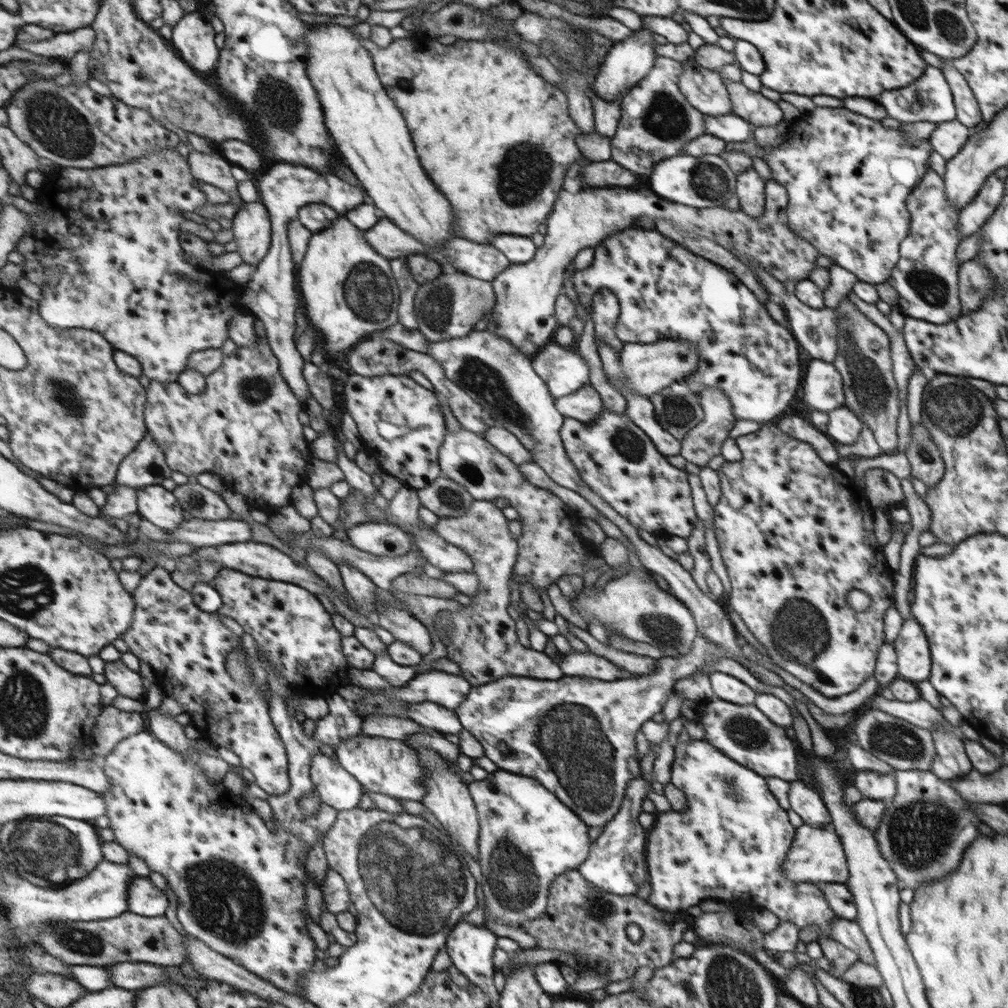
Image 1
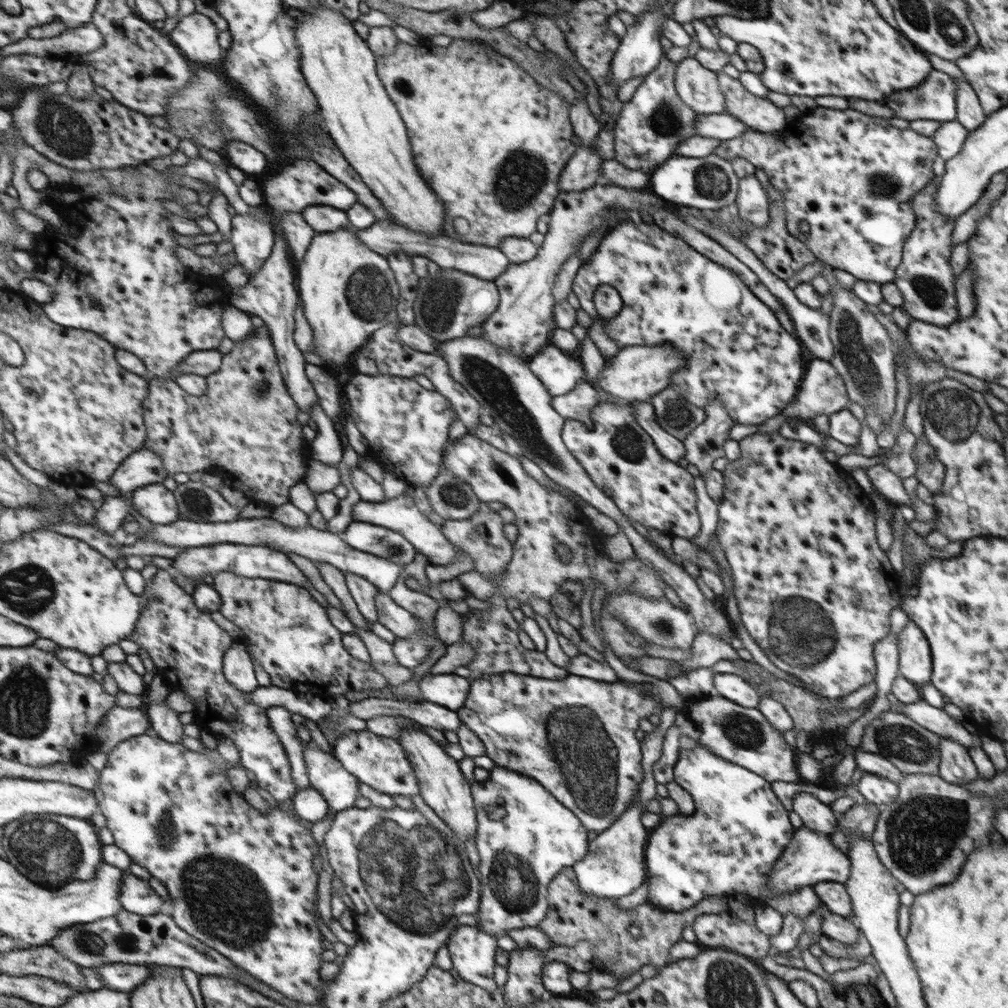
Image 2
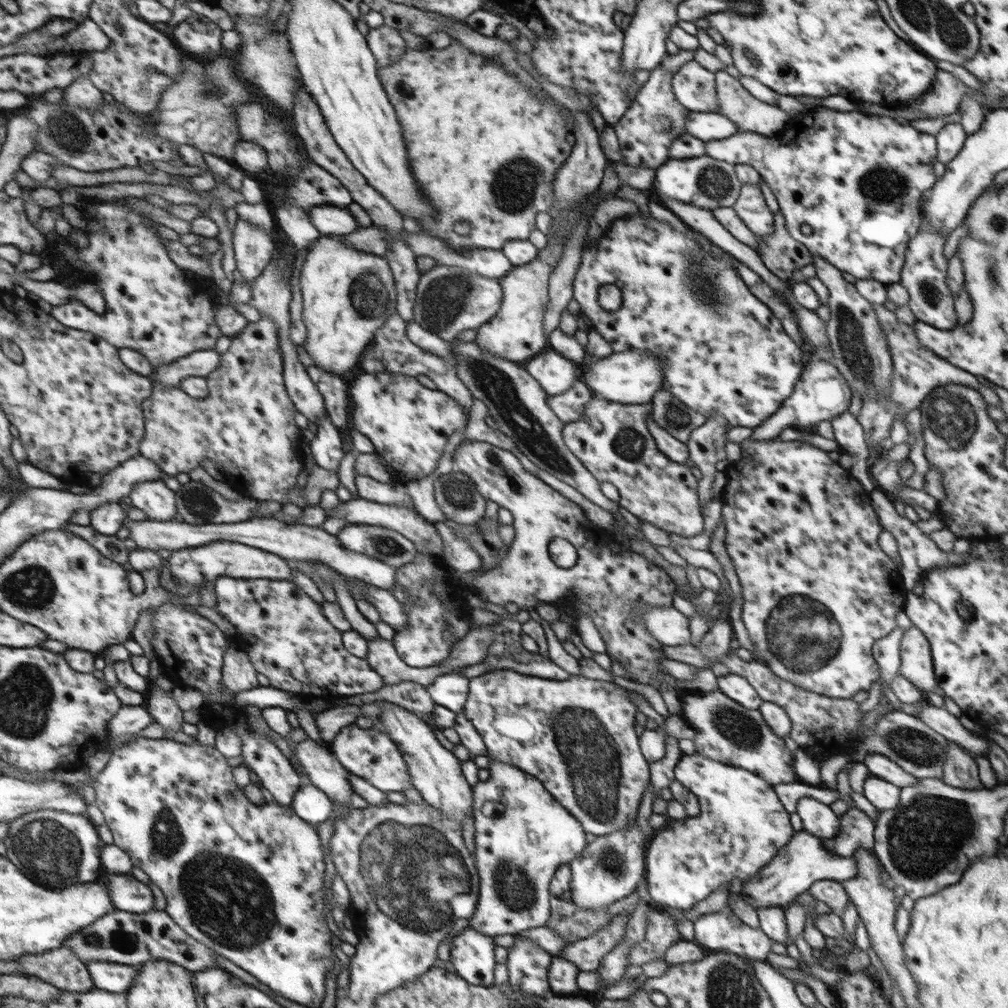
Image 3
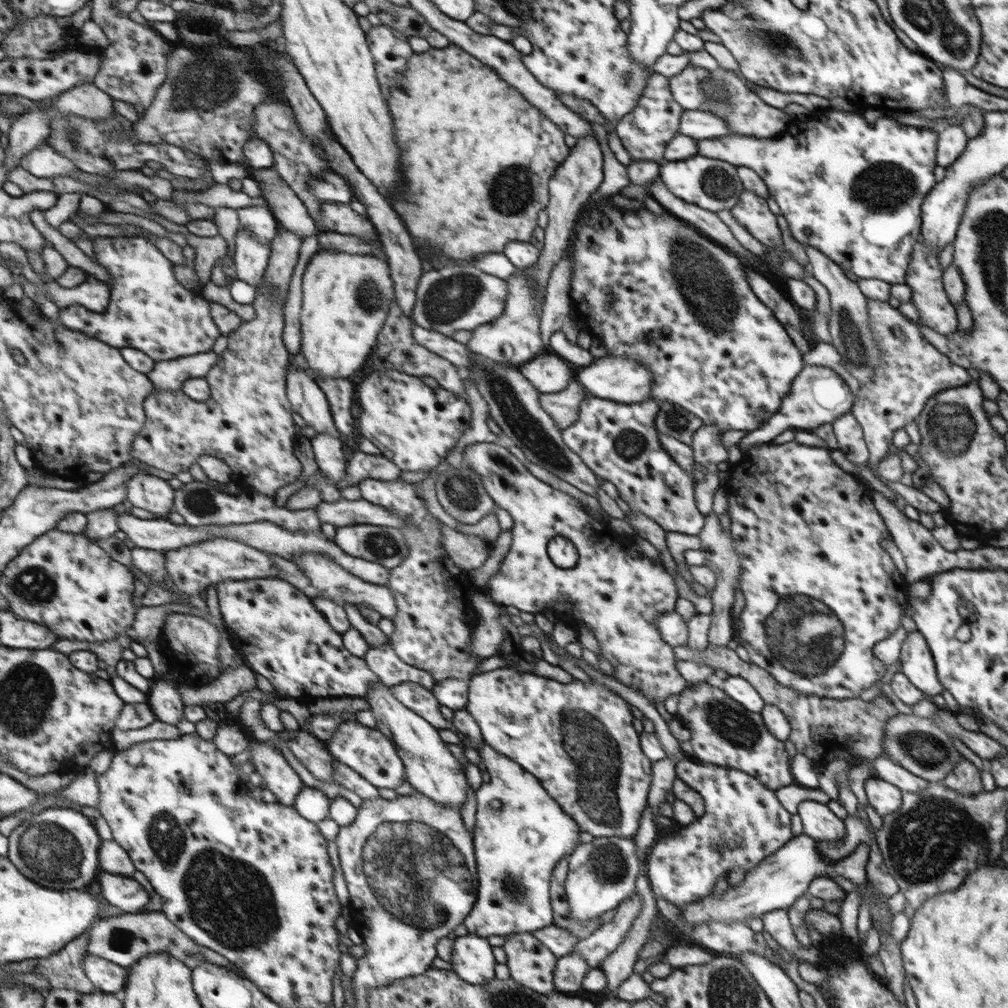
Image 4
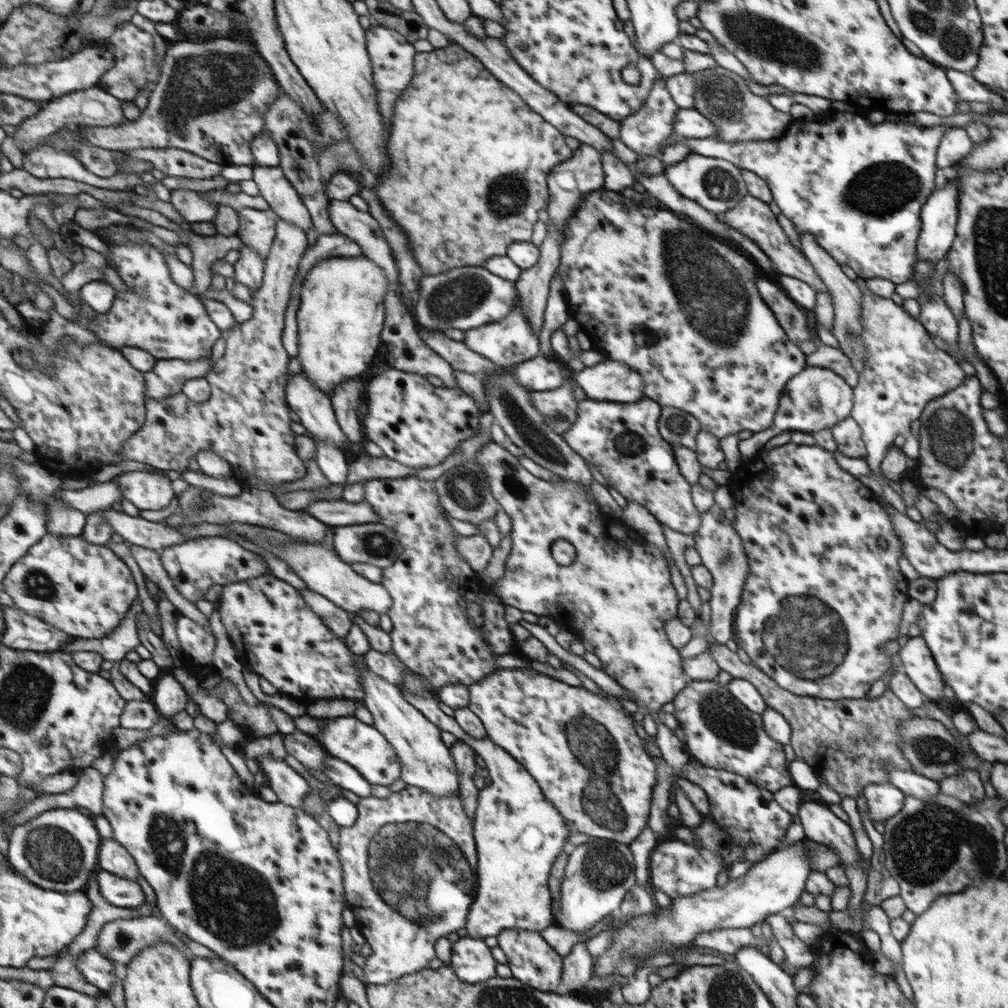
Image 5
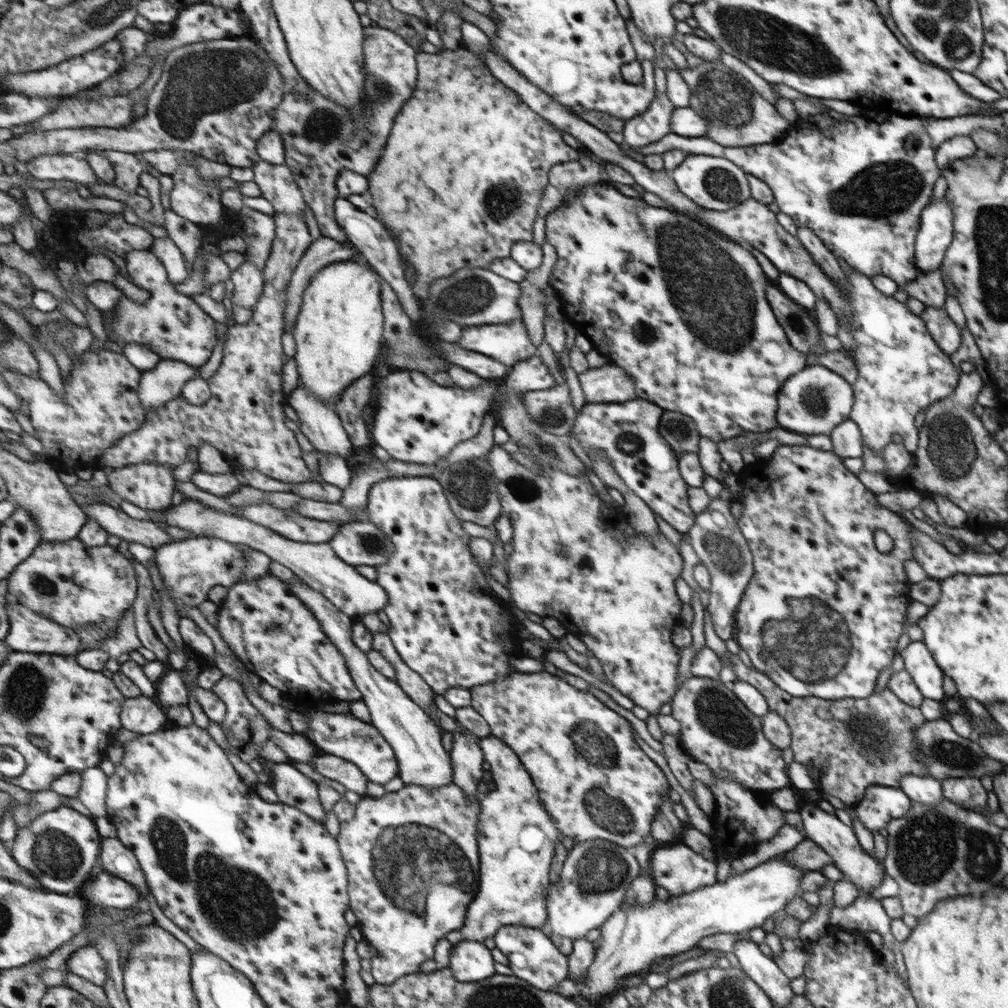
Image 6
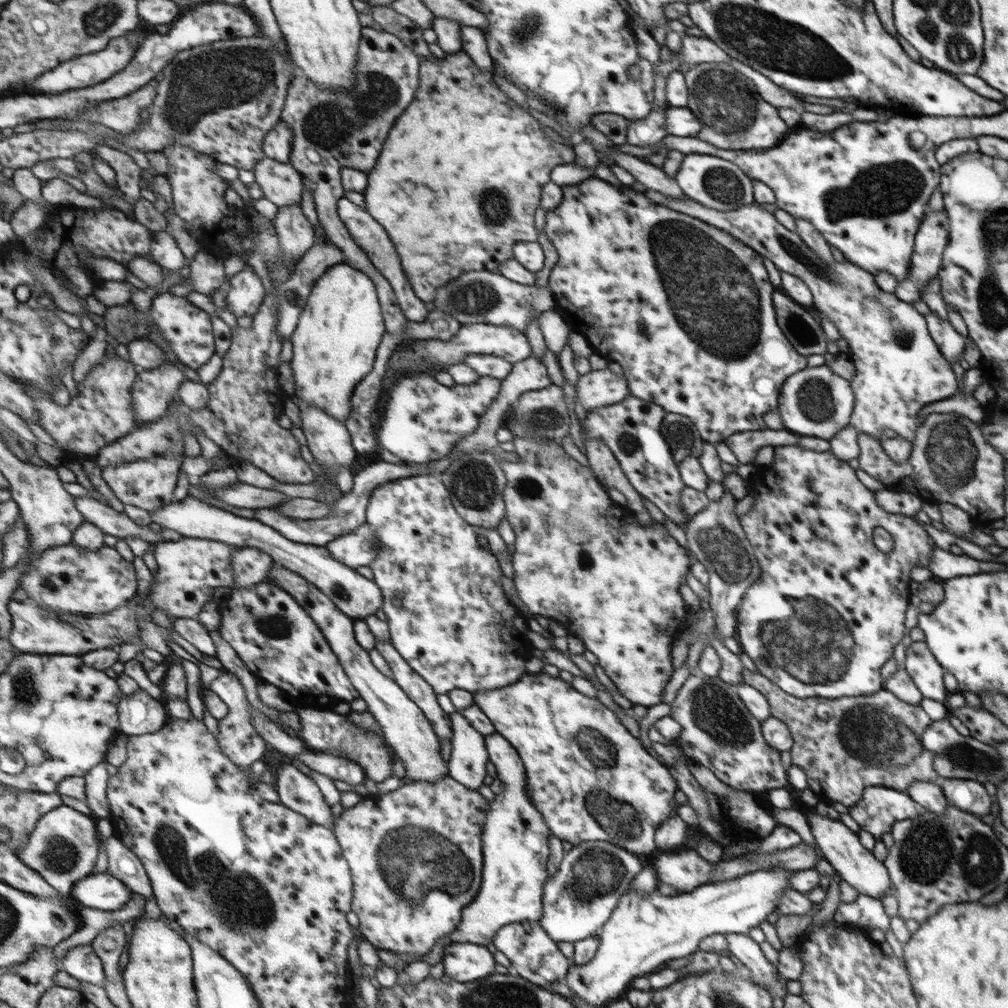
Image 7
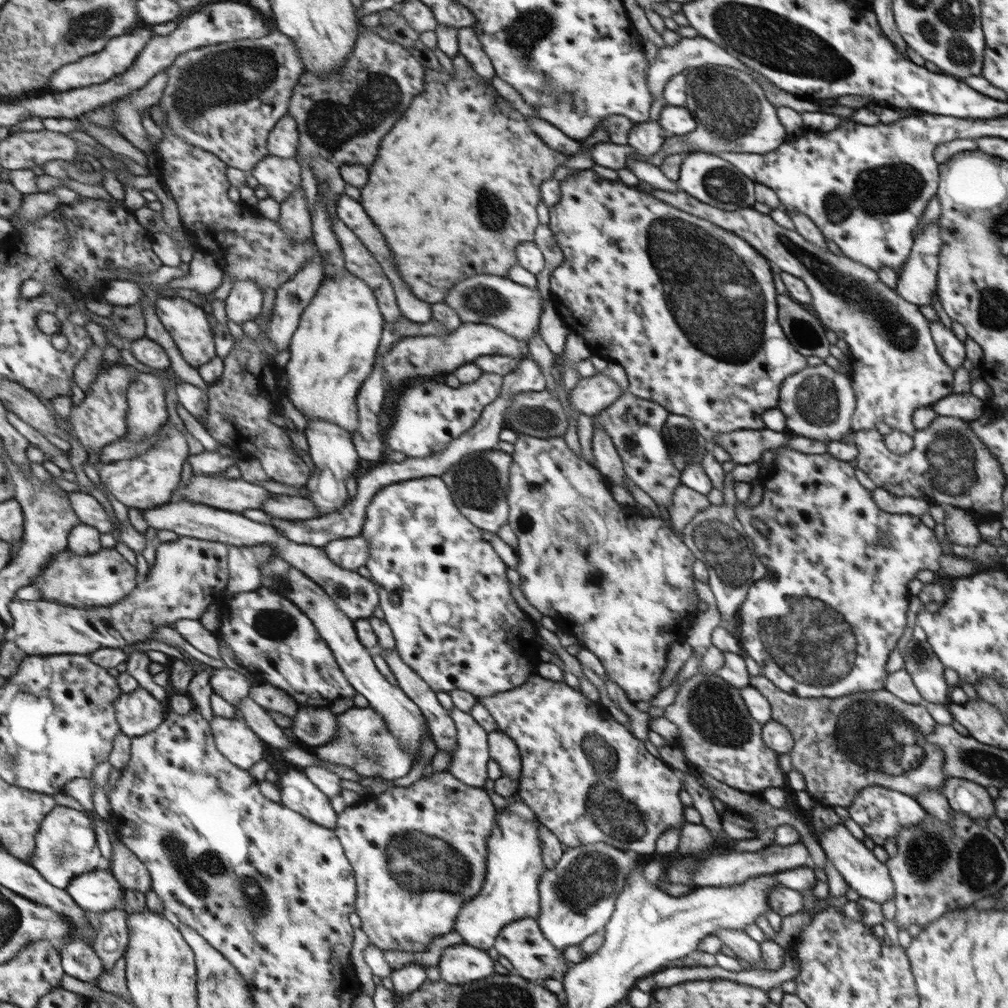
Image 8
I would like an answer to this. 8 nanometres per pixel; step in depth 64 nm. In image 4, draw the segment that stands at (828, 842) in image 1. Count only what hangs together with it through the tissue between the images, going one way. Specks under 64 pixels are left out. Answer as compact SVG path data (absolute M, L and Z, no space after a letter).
M802 833L794 837L794 840L786 844L784 848L778 849L772 856L766 857L756 869L747 871L740 885L729 886L728 890L722 895L712 892L700 901L690 902L689 905L679 908L682 916L692 929L698 924L714 919L716 921L728 921L728 923L732 921L747 923L752 917L761 917L766 913L774 912L774 910L791 908L802 896L807 895L808 886L812 884L814 878L832 877L836 874L836 876L848 878L854 885L858 885L858 890L847 893L838 917L841 923L841 933L846 934L846 938L850 938L850 941L859 944L861 941L858 936L857 920L858 909L861 904L860 887L866 885L866 863L868 862L869 852L870 845L858 844L852 854L836 861L836 863L828 863L822 858L817 840L810 838L810 835L806 833Z

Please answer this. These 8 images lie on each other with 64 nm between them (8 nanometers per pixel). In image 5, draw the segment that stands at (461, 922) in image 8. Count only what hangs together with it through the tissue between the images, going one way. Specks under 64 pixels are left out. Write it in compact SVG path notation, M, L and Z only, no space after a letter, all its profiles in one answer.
M400 686L404 698L409 700L426 718L437 724L441 730L451 732L476 750L486 763L492 782L478 795L474 815L473 834L479 856L477 872L480 888L477 898L468 914L466 932L470 938L498 936L505 930L548 929L553 924L553 899L548 880L558 854L569 849L570 828L553 802L545 797L541 785L504 747L490 738L472 738L460 728L454 717L442 712L434 692L411 692Z

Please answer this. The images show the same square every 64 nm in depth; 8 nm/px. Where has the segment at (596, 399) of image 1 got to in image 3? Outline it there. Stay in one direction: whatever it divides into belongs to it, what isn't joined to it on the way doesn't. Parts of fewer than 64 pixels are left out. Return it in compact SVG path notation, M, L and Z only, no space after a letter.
M579 379L570 390L556 396L547 395L546 403L564 424L576 422L584 416L584 408L595 397L594 391Z

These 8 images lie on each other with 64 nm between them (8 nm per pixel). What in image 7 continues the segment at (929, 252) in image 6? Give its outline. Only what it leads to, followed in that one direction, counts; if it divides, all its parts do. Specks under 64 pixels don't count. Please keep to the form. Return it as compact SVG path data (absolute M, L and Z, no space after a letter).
M926 210L916 234L916 250L913 253L910 274L904 281L898 281L893 292L899 299L908 303L922 300L922 289L937 276L944 264L944 252L949 240L949 215L946 210Z

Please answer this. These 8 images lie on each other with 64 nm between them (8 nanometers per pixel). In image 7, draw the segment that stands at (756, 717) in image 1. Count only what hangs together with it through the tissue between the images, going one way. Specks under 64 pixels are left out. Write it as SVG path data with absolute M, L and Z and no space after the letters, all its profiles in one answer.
M692 674L684 685L671 697L671 716L682 726L678 740L678 747L688 760L710 769L718 780L730 787L748 792L769 791L783 789L788 784L786 770L780 760L780 752L771 747L764 737L761 722L742 702L737 686L726 683L718 677L701 674Z

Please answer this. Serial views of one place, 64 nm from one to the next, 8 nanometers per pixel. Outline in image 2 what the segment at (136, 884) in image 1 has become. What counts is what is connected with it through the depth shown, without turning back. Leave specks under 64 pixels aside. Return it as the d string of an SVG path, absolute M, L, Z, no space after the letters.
M128 871L125 884L122 886L122 903L129 911L144 916L160 914L166 900L158 894L158 890L152 888L149 881L138 878Z

